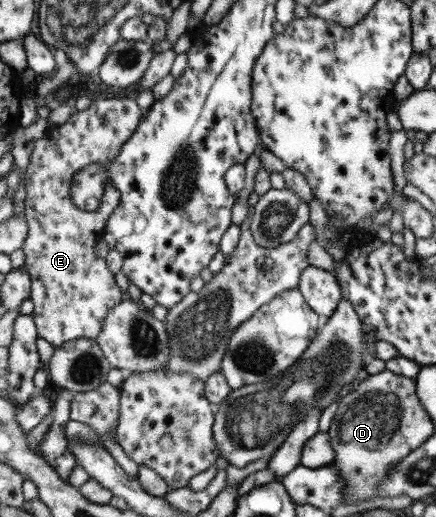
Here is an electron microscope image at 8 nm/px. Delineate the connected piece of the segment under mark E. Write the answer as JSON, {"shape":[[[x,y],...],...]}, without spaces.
{"shape":[[[133,99],[92,100],[87,109],[72,113],[65,123],[47,130],[46,137],[36,143],[29,167],[24,172],[22,178],[26,188],[24,215],[29,224],[29,235],[22,250],[26,256],[24,264],[32,277],[33,289],[30,299],[34,304],[34,310],[31,315],[37,324],[39,338],[46,339],[56,348],[72,340],[98,340],[100,332],[104,330],[108,311],[127,297],[126,293],[120,290],[108,261],[100,259],[95,251],[95,246],[102,238],[112,213],[121,205],[120,189],[116,188],[112,181],[108,181],[100,206],[95,211],[88,212],[75,203],[71,188],[77,172],[91,164],[107,166],[121,154],[124,144],[136,135],[145,117],[145,111]]]}

